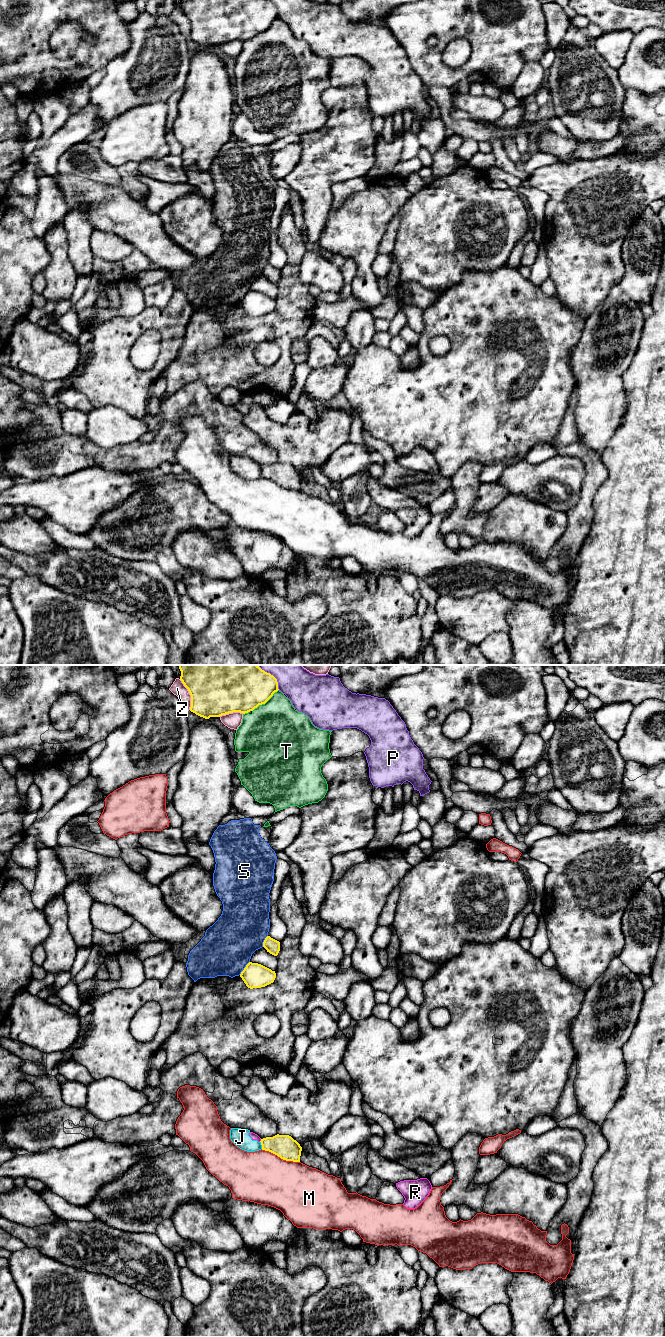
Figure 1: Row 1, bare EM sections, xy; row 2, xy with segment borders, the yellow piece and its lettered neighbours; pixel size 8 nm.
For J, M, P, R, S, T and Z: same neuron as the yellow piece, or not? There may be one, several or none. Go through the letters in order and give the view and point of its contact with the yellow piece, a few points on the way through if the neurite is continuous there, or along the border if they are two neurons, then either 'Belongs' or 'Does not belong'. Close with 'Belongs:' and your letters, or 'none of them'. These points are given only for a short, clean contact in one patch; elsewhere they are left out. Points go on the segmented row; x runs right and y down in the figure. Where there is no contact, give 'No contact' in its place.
J: Touches yellow at xy (261, 1144). Boundary: xy (260, 1141), (262, 1148). Does not belong
M: Touches yellow at xy (280, 1157). Does not belong
P: Touches yellow at xy (270, 674). Does not belong
R: Touches yellow at xy (261, 1140). Does not belong
S: Touches yellow at xy (244, 968). Does not belong
T: Touches yellow at xy (265, 702). Does not belong
Z: Touches yellow at xy (190, 694). Does not belong
Belongs: none of them

